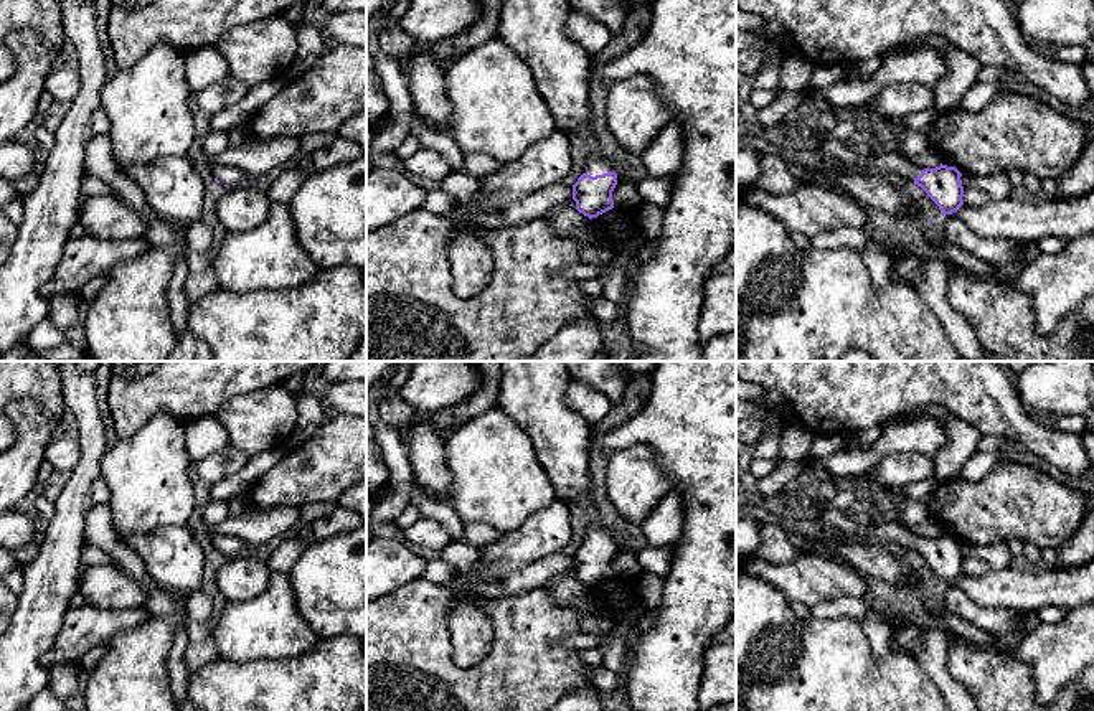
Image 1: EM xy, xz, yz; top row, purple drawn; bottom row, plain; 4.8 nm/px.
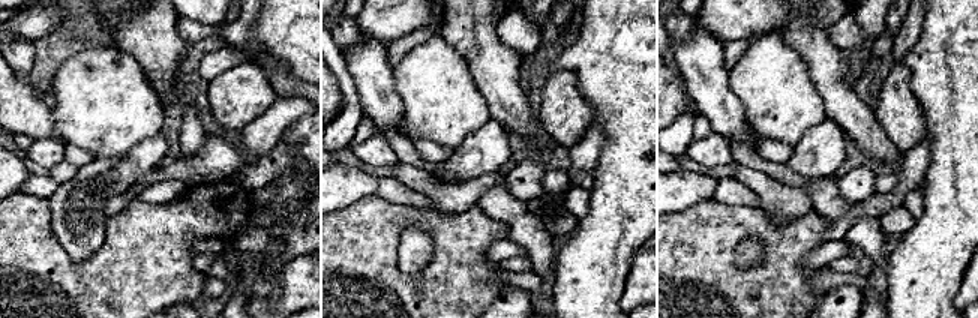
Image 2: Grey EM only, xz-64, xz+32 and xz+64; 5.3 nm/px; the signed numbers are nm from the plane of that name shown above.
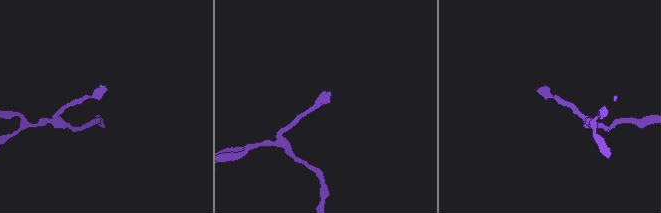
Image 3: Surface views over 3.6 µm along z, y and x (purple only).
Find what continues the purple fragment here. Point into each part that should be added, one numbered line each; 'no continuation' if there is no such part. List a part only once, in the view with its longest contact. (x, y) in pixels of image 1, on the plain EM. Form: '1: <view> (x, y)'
1: xz (596, 533)

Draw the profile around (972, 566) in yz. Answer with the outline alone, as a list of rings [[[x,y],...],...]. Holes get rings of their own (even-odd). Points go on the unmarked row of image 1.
[[[964,558],[964,574],[980,577],[990,571],[988,564],[978,558]]]

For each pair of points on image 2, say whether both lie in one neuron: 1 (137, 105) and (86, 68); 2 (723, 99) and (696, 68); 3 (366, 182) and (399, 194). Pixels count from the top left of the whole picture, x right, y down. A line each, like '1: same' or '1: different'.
1: same
2: same
3: different

